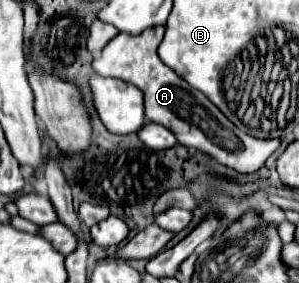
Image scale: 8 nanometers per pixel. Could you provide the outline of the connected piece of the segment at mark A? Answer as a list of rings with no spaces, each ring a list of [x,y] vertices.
[[[162,25],[148,27],[146,31],[134,37],[128,33],[118,33],[114,39],[108,41],[108,45],[100,51],[100,55],[96,55],[96,59],[92,61],[92,69],[102,77],[116,77],[126,83],[134,83],[144,93],[146,119],[168,127],[176,135],[178,143],[186,147],[196,147],[214,157],[218,163],[224,163],[240,173],[258,171],[266,163],[266,159],[278,149],[282,137],[258,139],[240,131],[198,89],[192,89],[182,77],[178,77],[170,67],[166,67],[160,61],[160,57],[156,55],[156,47],[160,45],[162,37],[164,37]]]

